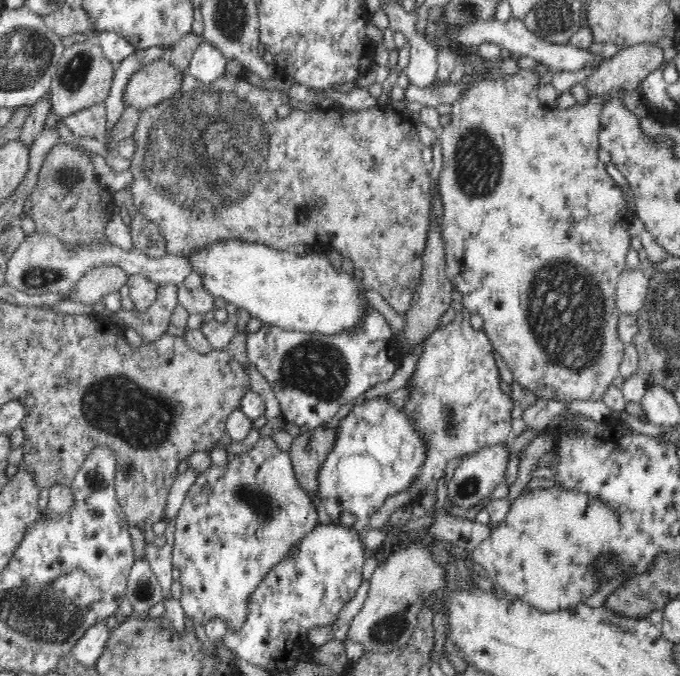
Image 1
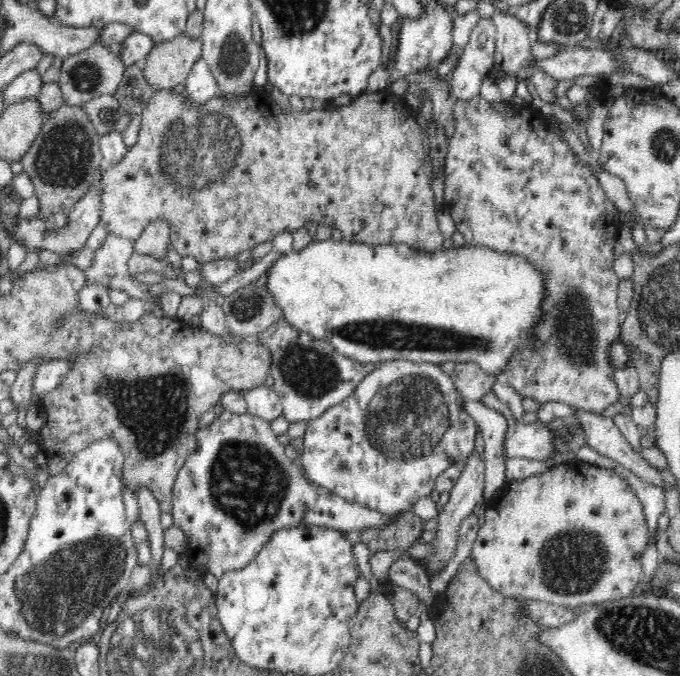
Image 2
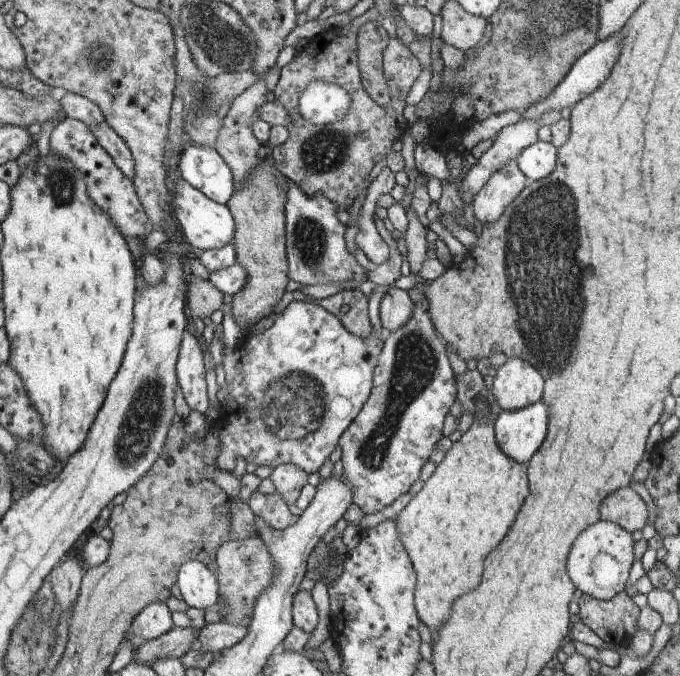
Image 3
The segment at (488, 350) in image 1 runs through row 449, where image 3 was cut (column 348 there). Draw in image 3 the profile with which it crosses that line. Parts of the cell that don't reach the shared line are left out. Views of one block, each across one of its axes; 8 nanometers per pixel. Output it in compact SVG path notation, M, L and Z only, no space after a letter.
M426 303L414 304L412 318L402 328L386 335L382 356L375 367L375 388L371 391L371 398L340 439L344 466L341 478L352 484L352 503L365 515L376 514L390 506L398 496L410 490L410 484L418 480L420 468L428 460L434 444L442 438L444 416L456 400L456 383L452 366L446 358L446 348L432 326L428 306Z

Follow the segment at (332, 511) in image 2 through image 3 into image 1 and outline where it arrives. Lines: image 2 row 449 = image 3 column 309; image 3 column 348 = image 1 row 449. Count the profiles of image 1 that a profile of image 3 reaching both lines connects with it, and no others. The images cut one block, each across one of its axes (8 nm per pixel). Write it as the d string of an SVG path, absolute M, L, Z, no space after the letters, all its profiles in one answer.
M260 437L262 444L256 444L250 452L244 452L240 456L230 456L226 468L209 467L204 474L198 474L194 486L191 486L186 493L182 507L175 518L171 563L173 568L178 568L180 571L179 581L181 582L182 592L179 601L181 602L181 607L185 616L188 616L196 626L205 626L212 618L223 618L223 620L227 621L227 628L229 628L230 633L238 632L244 626L244 618L248 616L248 596L252 594L252 590L260 584L272 567L285 558L285 553L289 551L289 548L296 541L300 541L308 532L312 532L314 527L318 526L319 522L325 519L317 501L314 501L301 487L289 452L281 450L272 437L269 437L269 439L270 442L266 442L266 437Z

